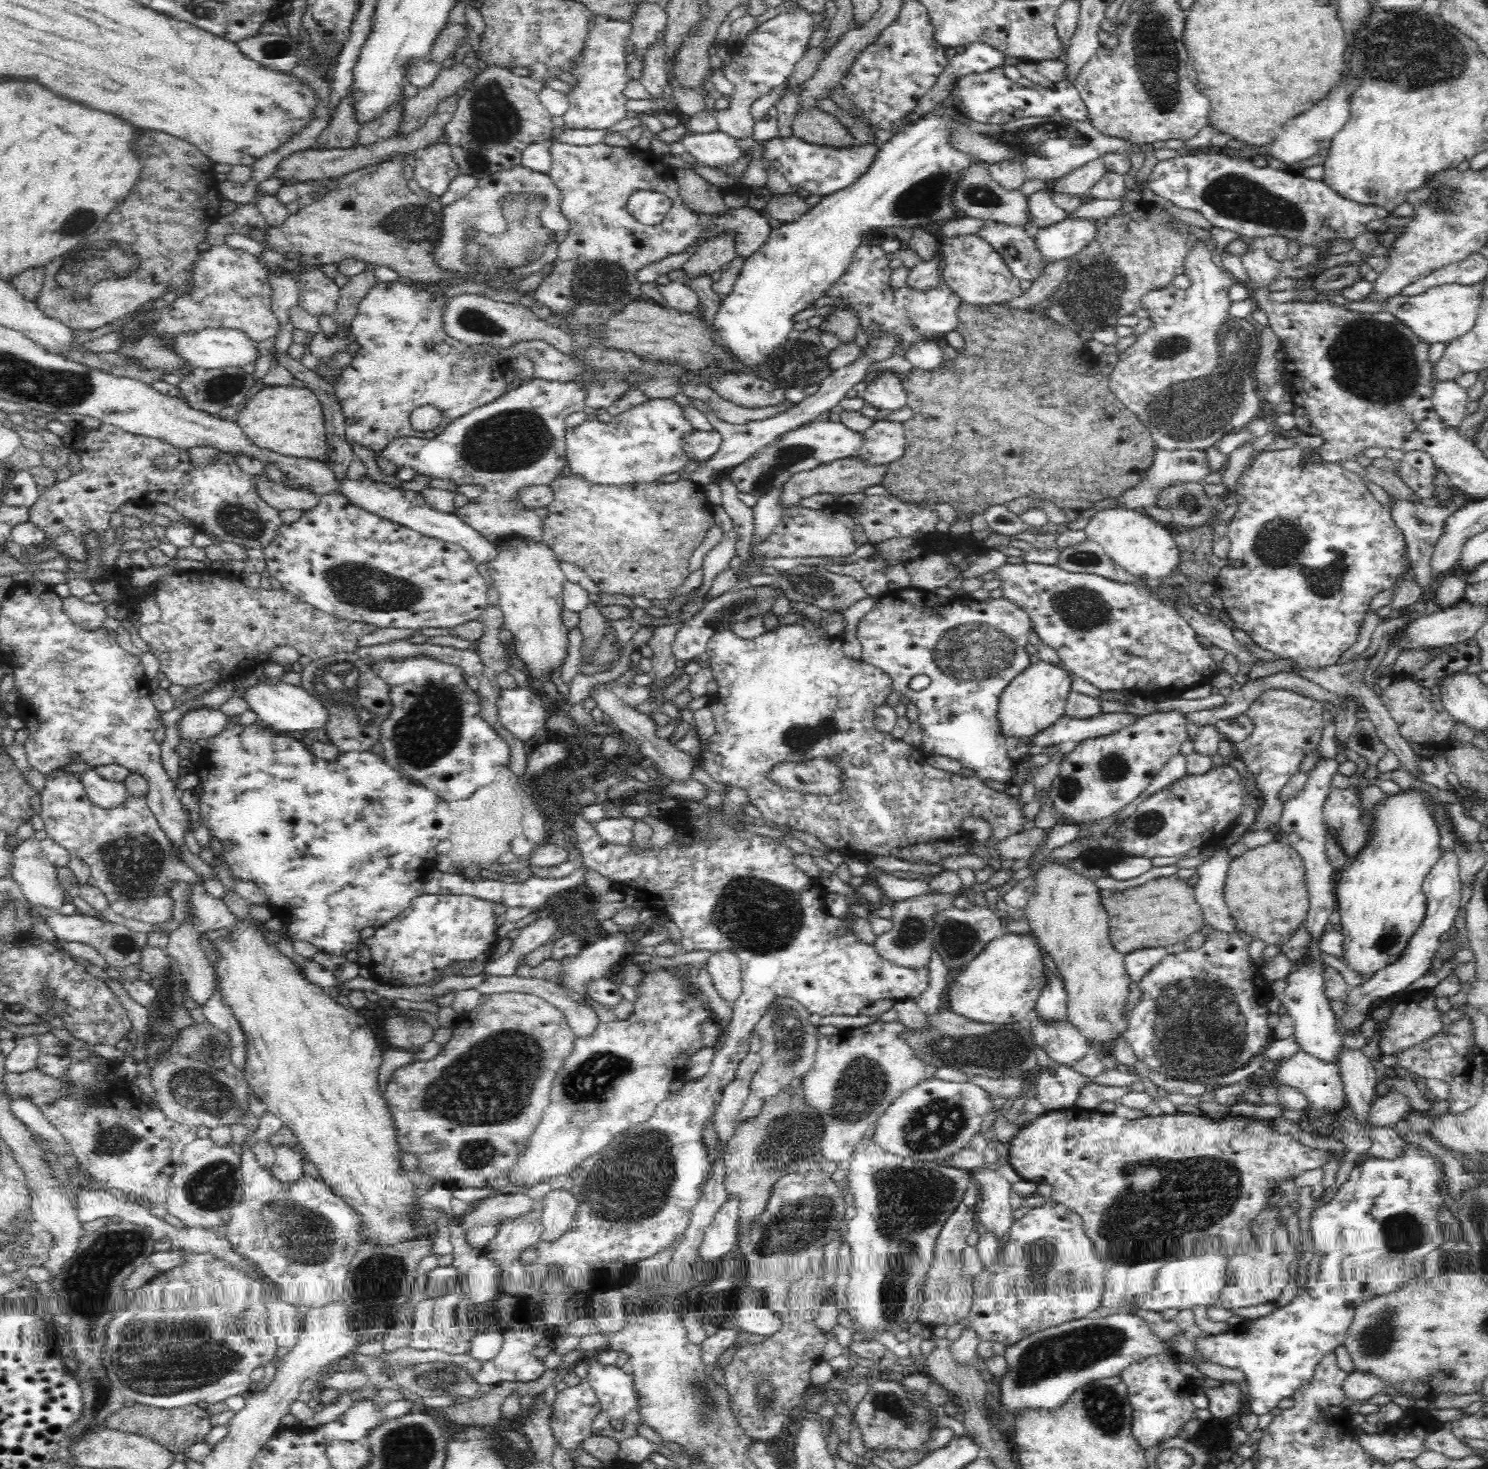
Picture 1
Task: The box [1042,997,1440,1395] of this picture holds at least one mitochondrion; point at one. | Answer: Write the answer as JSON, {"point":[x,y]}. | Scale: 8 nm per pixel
{"point":[1162,1201]}

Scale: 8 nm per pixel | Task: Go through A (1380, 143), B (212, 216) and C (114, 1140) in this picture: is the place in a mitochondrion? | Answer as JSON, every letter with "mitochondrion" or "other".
{"A":"other","B":"other","C":"mitochondrion"}

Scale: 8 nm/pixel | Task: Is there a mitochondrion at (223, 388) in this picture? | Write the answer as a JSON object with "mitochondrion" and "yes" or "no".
{"mitochondrion":"yes"}

